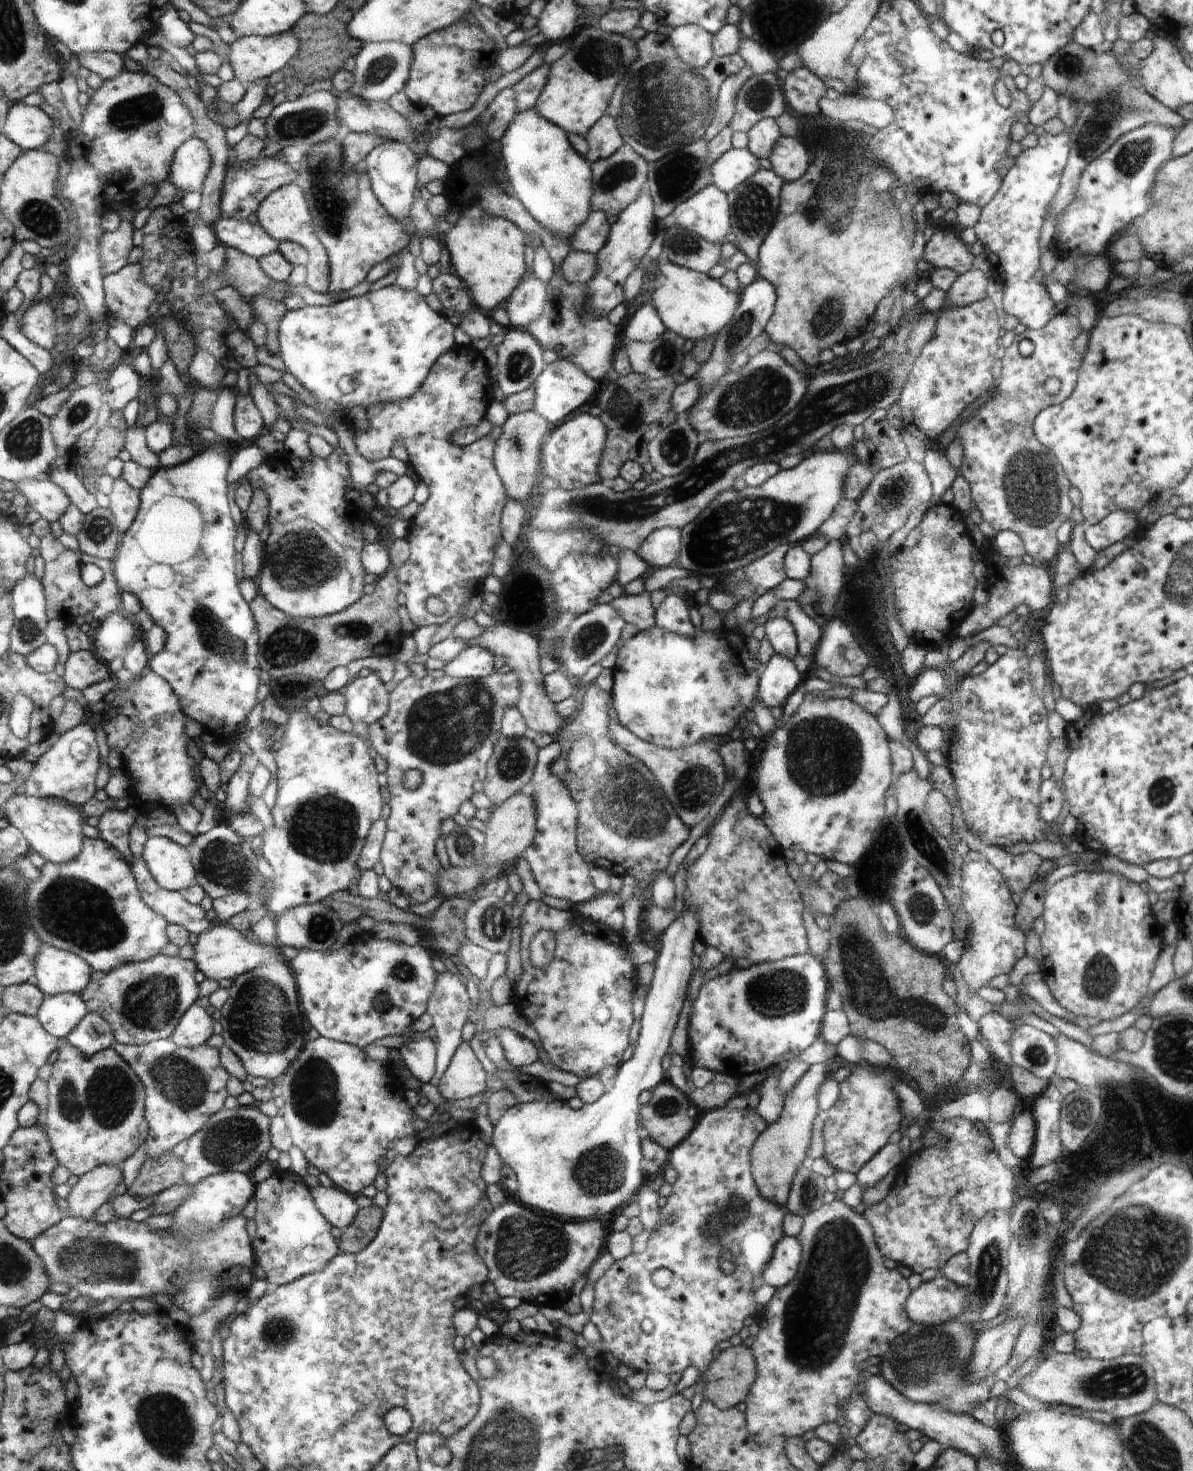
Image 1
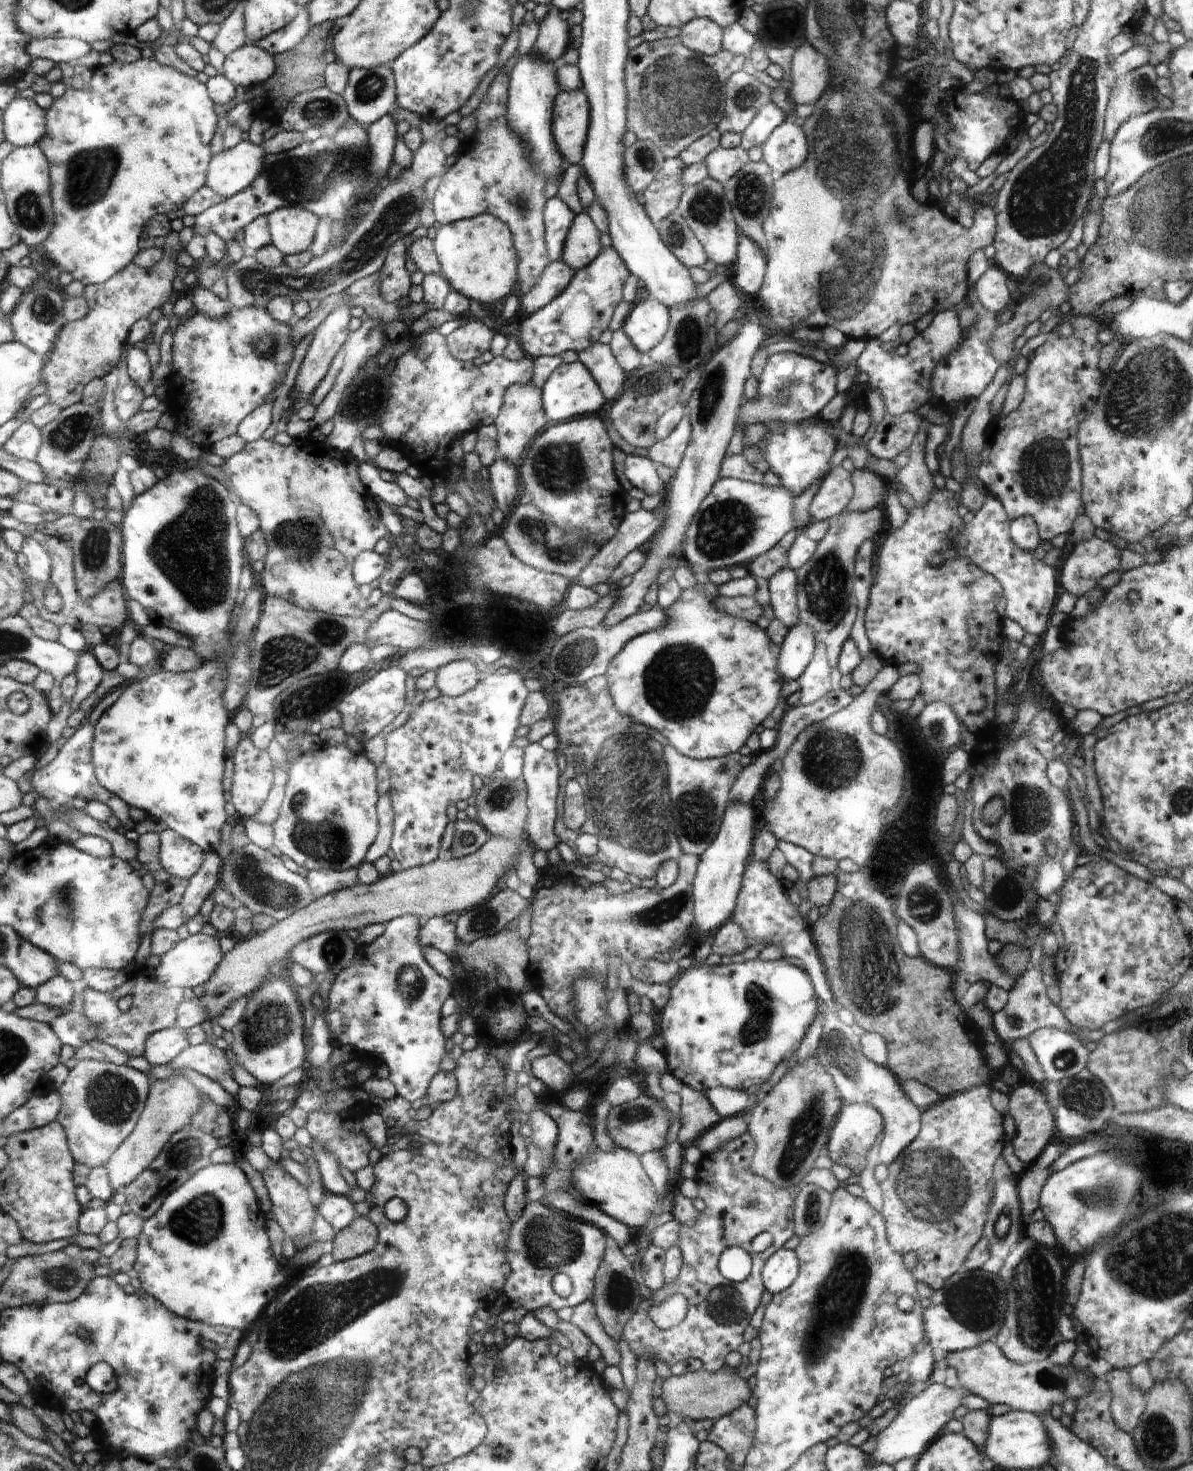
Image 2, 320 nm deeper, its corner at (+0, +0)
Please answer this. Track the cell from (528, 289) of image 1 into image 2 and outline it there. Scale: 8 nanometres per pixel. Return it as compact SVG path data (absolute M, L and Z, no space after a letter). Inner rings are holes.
M501 71L496 74L474 113L477 118L477 131L473 138L475 143L471 149L461 150L452 167L442 174L432 204L436 220L442 225L486 213L502 219L509 226L519 260L516 291L520 296L536 288L545 272L544 268L549 266L544 219L547 178L533 167L530 153L521 138L509 127L509 78Z

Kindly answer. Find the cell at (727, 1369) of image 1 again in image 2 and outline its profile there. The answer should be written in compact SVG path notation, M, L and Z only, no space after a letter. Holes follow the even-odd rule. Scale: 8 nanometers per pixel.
M700 1370L683 1375L664 1379L661 1398L667 1408L675 1412L683 1420L705 1421L706 1419L719 1419L722 1415L730 1414L733 1410L744 1405L750 1397L752 1390L746 1380L736 1376L737 1370L716 1371L710 1373Z

